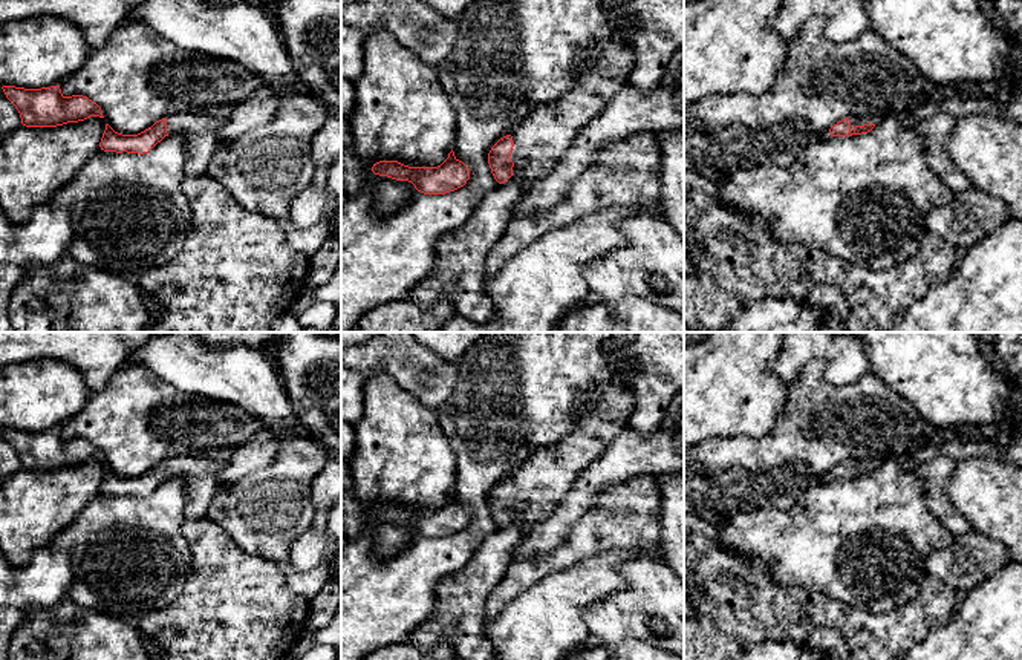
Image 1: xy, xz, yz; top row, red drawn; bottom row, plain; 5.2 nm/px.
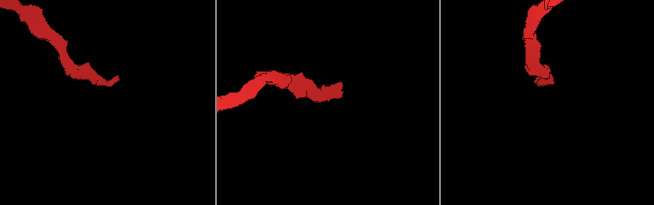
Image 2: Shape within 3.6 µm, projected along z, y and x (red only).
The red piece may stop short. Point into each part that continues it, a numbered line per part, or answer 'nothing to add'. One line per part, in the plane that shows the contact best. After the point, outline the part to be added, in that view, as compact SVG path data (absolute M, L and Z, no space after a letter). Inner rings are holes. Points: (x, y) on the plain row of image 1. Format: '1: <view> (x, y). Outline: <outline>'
1: yz (854, 464). Outline: M851 459L849 464L851 464L851 476L854 476L854 470L855 469L864 469L867 466L871 466L871 467L877 467L878 466L874 461L855 461L855 459Z

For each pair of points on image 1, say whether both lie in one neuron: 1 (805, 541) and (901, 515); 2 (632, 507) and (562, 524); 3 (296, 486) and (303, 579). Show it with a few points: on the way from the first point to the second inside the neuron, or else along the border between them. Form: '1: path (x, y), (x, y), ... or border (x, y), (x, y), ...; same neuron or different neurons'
1: path (829, 532), (840, 522), (877, 521); same neuron
2: border (602, 492), (598, 499), (556, 547); different neurons
3: path (282, 510), (282, 559); same neuron

